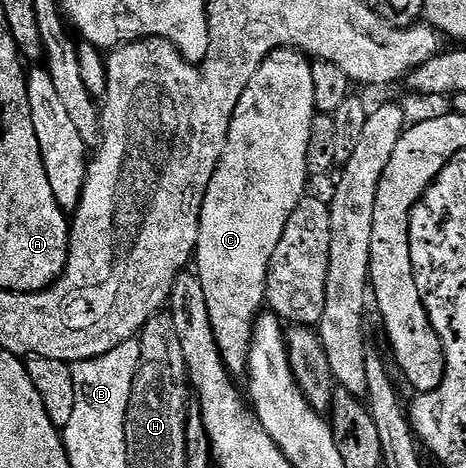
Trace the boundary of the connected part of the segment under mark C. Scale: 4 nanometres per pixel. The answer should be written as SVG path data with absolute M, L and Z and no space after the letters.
M274 49L263 60L237 103L223 157L209 183L199 216L199 244L195 247L193 269L201 283L201 291L205 291L205 305L209 307L217 347L233 375L247 372L255 319L267 299L267 272L273 251L277 251L277 243L281 243L281 235L293 211L308 192L307 152L313 119L317 115L311 66L307 54L298 49Z

